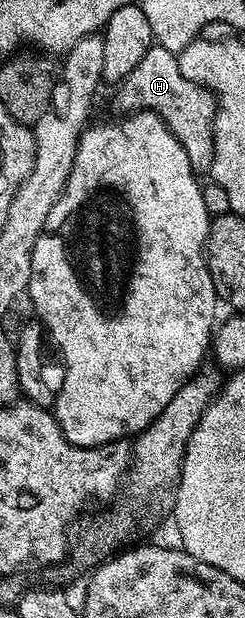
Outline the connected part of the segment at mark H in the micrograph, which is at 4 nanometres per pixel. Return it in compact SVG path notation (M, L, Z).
M153 46L144 53L144 57L117 84L119 112L151 111L166 122L174 136L184 145L184 153L188 153L188 161L195 173L209 172L214 156L214 122L218 112L218 103L214 94L204 85L196 81L188 81L184 73L180 73L180 65L175 52L160 46Z

